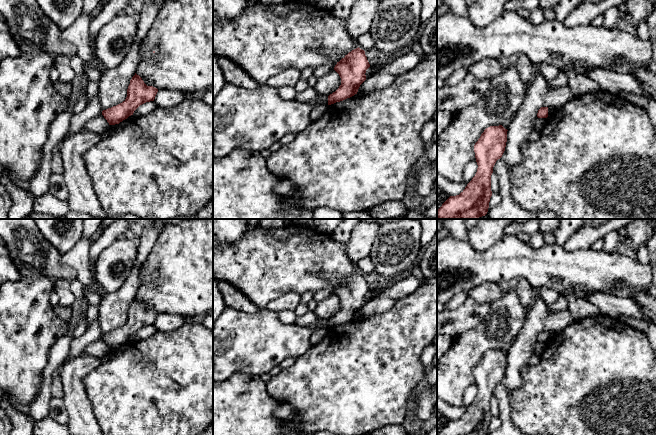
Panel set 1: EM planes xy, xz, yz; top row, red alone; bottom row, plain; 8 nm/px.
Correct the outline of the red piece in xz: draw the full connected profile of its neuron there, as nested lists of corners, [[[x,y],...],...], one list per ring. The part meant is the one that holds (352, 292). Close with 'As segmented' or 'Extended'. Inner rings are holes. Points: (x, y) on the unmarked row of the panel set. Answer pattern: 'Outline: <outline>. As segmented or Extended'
Outline: [[[359,271],[349,276],[334,291],[341,302],[339,312],[328,320],[328,329],[343,325],[357,318],[360,309],[366,304],[366,294],[370,288],[365,275]]]. As segmented

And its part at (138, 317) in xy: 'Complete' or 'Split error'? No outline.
Complete

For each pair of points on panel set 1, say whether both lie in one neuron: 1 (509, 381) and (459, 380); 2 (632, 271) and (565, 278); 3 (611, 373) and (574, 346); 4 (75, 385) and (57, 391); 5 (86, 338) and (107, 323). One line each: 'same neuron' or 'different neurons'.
1: different neurons
2: same neuron
3: same neuron
4: different neurons
5: different neurons

